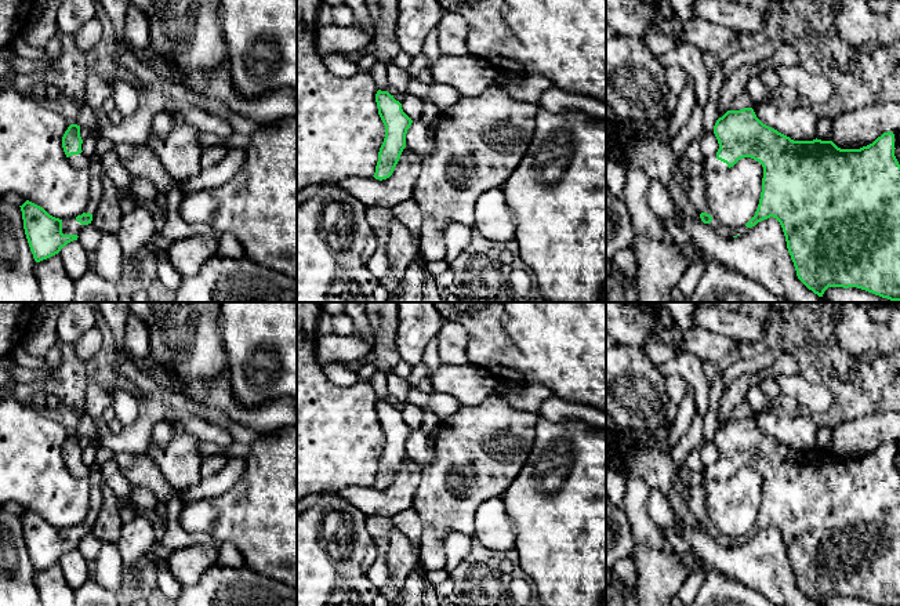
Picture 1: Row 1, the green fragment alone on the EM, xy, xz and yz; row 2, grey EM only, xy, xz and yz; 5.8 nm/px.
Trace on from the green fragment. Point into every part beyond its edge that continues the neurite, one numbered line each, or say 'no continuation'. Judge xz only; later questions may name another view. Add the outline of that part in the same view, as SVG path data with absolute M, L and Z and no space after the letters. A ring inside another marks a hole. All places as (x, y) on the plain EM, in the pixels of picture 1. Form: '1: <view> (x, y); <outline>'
no continuation

